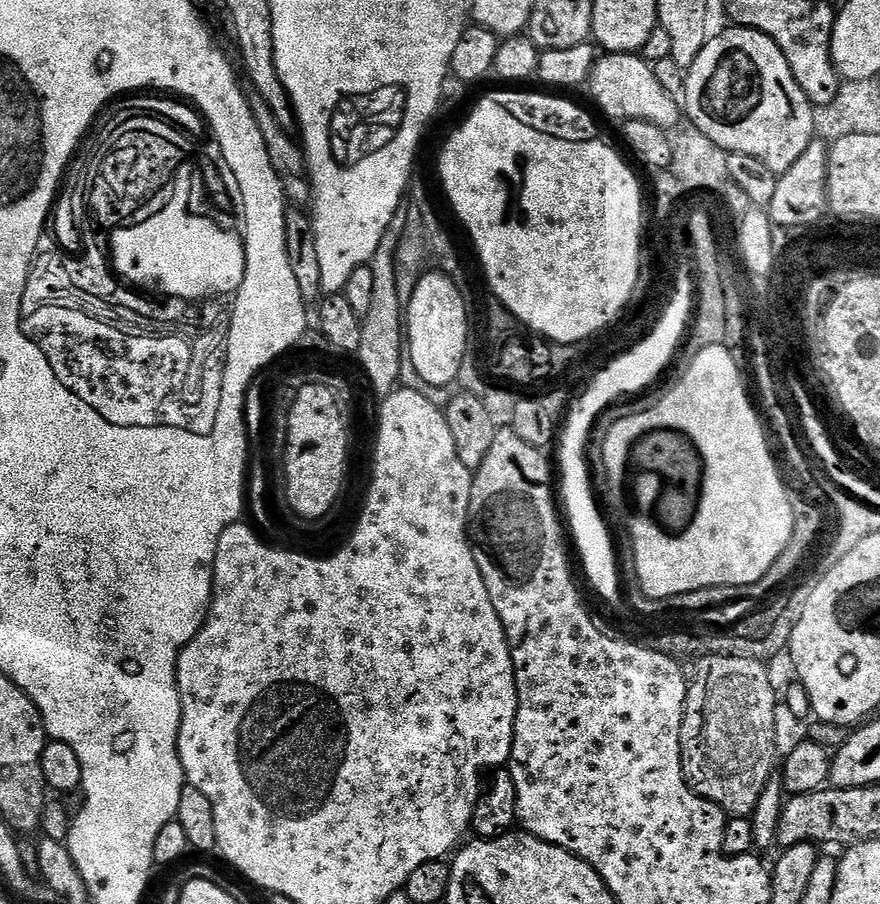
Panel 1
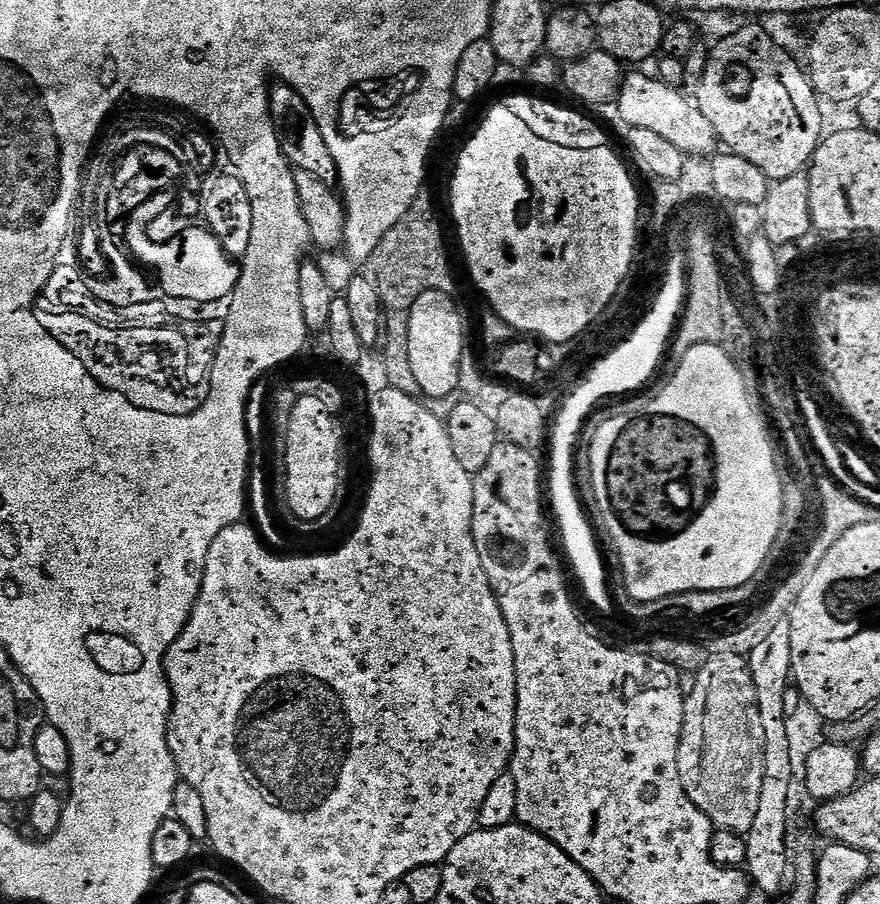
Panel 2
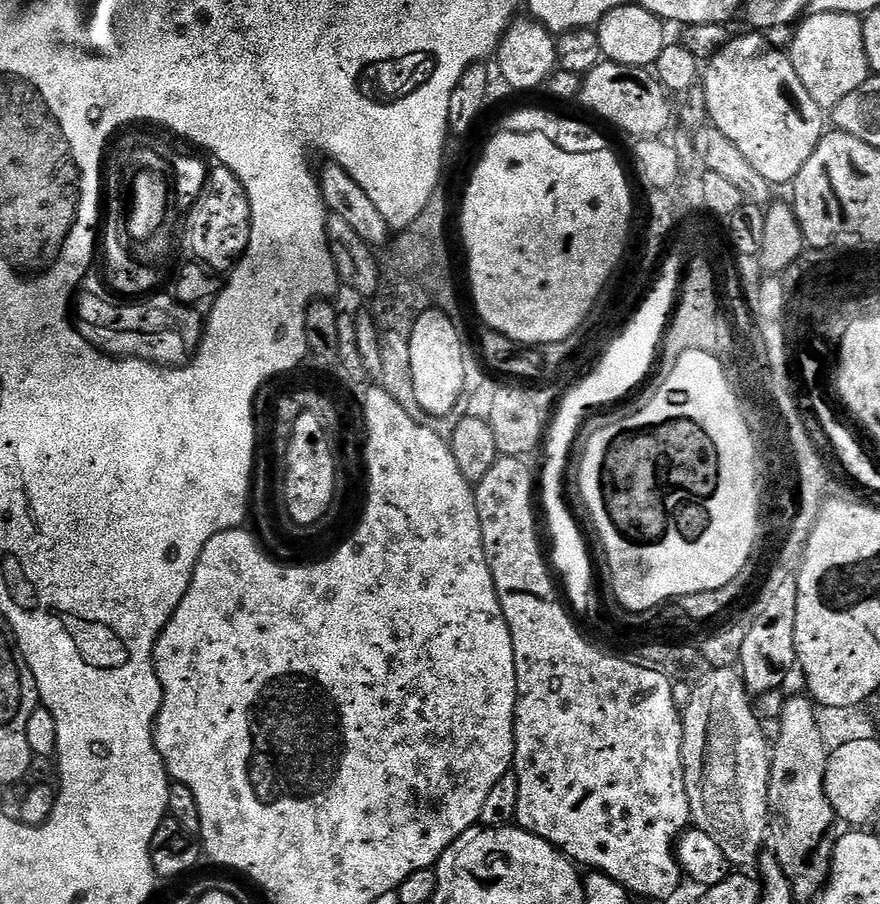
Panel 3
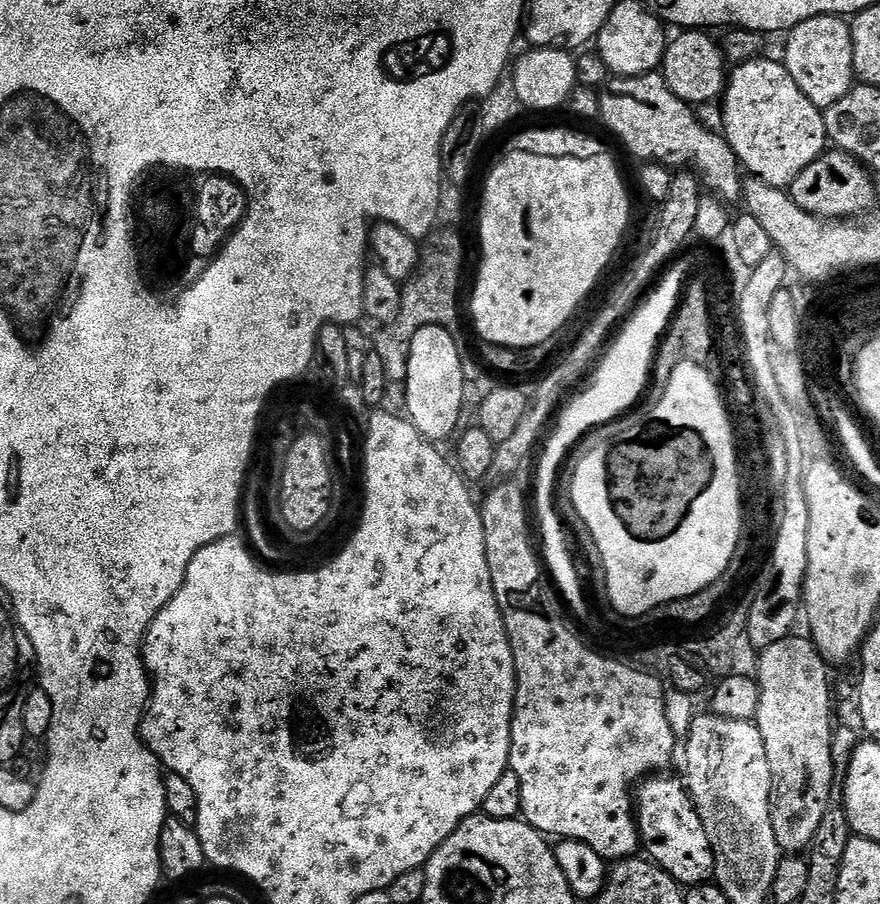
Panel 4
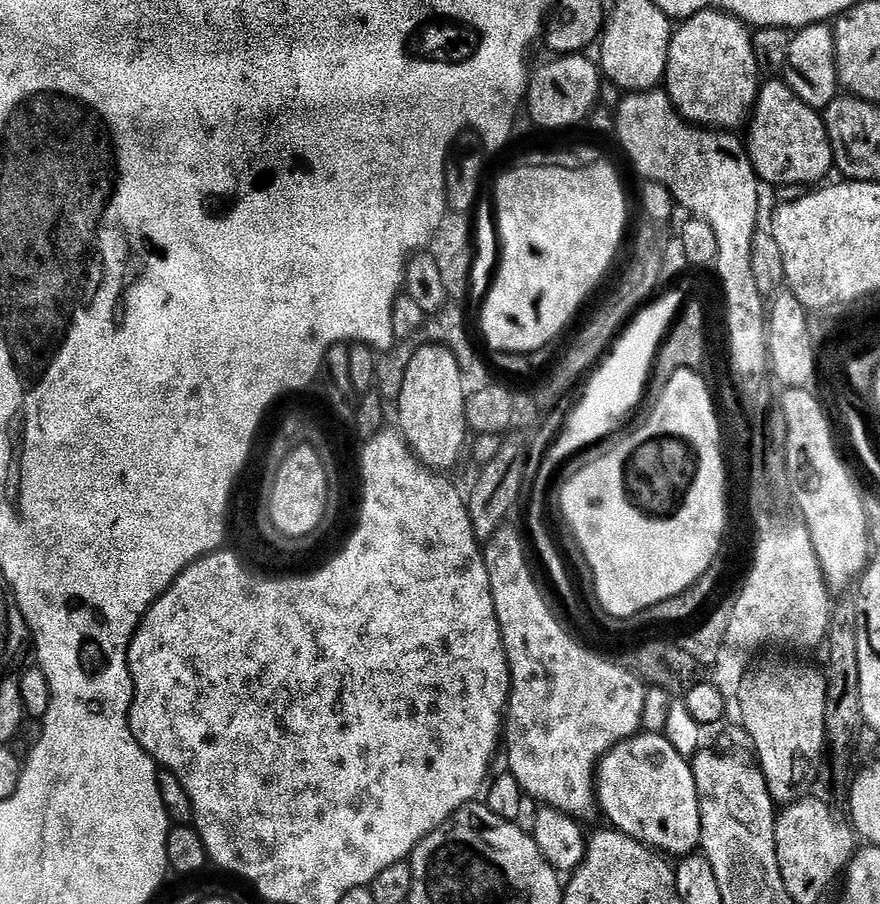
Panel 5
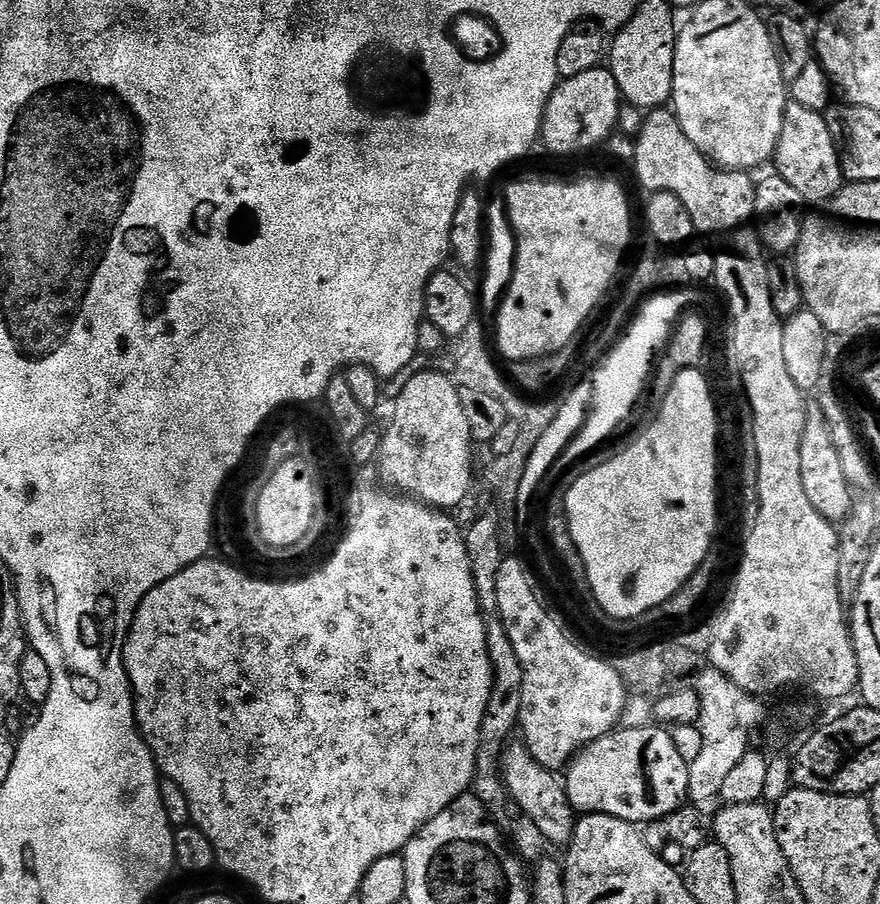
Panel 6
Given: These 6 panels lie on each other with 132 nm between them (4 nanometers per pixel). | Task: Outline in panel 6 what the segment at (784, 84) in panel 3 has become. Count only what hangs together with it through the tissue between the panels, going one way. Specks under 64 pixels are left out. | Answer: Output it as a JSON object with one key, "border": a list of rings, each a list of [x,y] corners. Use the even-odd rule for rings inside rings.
{"border":[[[795,102],[789,103],[784,115],[782,134],[778,138],[774,157],[775,164],[778,175],[790,182],[808,202],[831,201],[846,184],[844,171],[840,168],[840,155],[828,123],[824,121],[821,113],[806,110],[806,106]]]}

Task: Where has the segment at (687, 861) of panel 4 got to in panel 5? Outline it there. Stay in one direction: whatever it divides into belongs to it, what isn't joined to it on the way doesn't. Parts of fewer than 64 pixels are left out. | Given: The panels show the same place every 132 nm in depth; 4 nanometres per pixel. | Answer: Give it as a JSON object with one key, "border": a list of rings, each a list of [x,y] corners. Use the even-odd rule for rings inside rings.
{"border":[[[645,731],[633,736],[631,740],[624,740],[617,748],[605,754],[596,770],[596,799],[599,811],[604,811],[605,818],[612,823],[609,825],[615,831],[634,838],[665,857],[687,858],[700,848],[702,818],[692,765],[664,734]]]}

